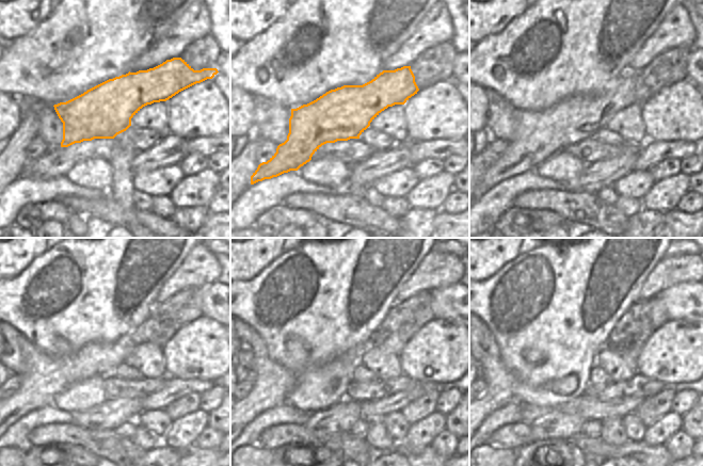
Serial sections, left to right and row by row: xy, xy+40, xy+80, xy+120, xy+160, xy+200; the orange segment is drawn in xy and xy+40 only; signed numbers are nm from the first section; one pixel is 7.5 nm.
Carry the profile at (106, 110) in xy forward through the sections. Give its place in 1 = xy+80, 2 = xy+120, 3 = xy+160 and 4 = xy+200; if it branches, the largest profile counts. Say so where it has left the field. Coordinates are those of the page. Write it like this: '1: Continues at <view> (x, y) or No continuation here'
1: Continues at xy+80 (539, 134)
2: Continues at xy+120 (53, 374)
3: Continues at xy+160 (276, 391)
4: Continues at xy+200 (491, 402)

